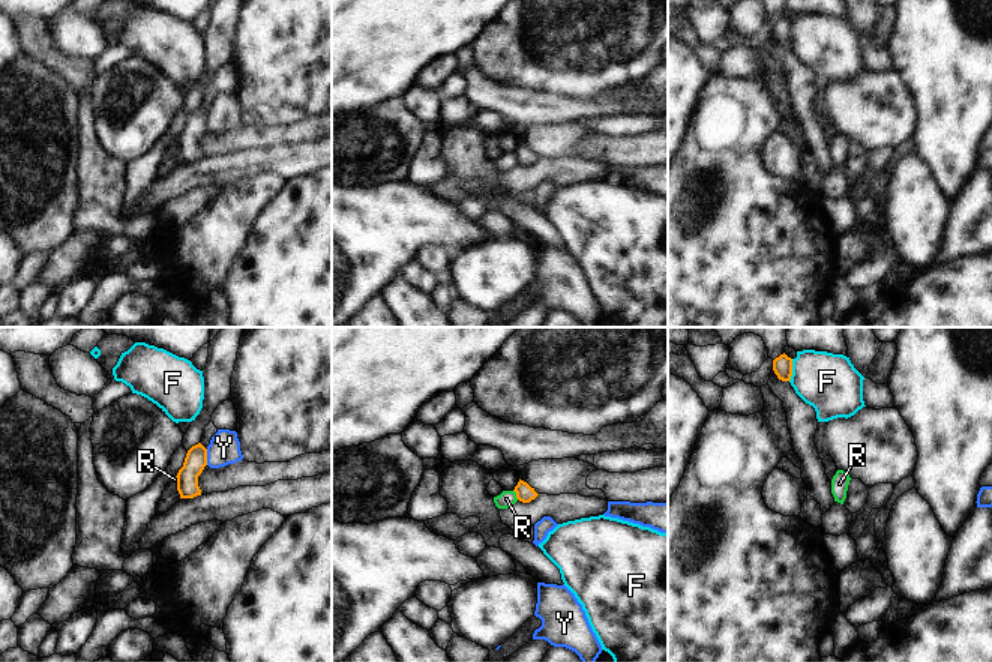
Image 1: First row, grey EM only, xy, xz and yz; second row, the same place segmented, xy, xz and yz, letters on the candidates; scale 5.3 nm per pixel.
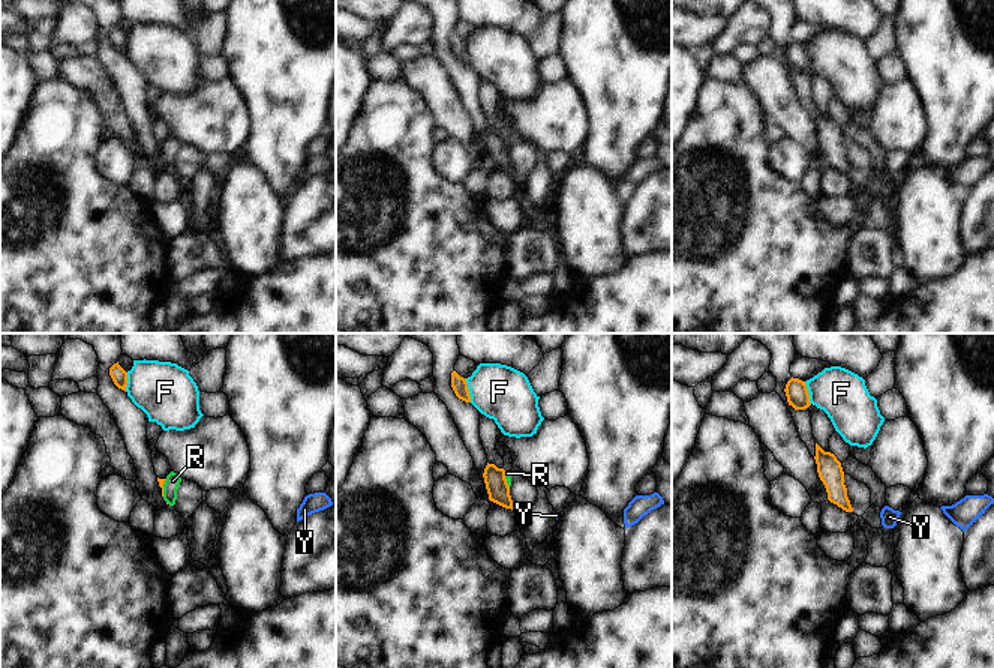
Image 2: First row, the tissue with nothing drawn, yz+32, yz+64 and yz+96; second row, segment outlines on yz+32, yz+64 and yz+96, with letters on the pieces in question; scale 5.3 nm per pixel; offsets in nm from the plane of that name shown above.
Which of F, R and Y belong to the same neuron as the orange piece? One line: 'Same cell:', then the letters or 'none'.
Same cell: none.

